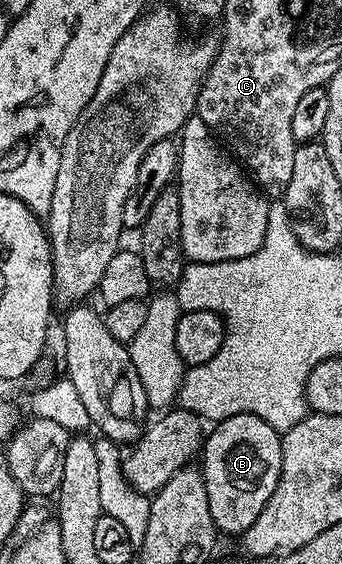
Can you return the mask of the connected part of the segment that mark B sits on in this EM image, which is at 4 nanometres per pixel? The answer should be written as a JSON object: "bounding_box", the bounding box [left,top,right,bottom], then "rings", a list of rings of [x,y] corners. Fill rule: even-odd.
{"bounding_box":[199,414,281,538],"rings":[[[235,414],[231,418],[220,421],[213,433],[203,440],[203,451],[199,456],[199,471],[207,486],[207,506],[211,506],[211,518],[218,533],[234,538],[240,537],[251,526],[255,526],[255,518],[263,514],[263,506],[275,494],[275,486],[281,477],[281,437],[263,418],[255,414]]]}

